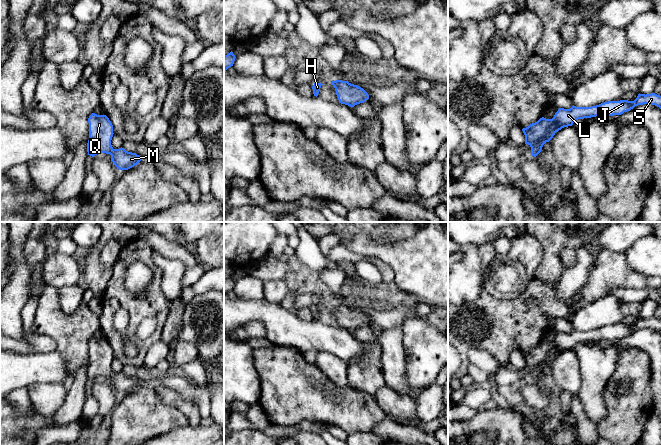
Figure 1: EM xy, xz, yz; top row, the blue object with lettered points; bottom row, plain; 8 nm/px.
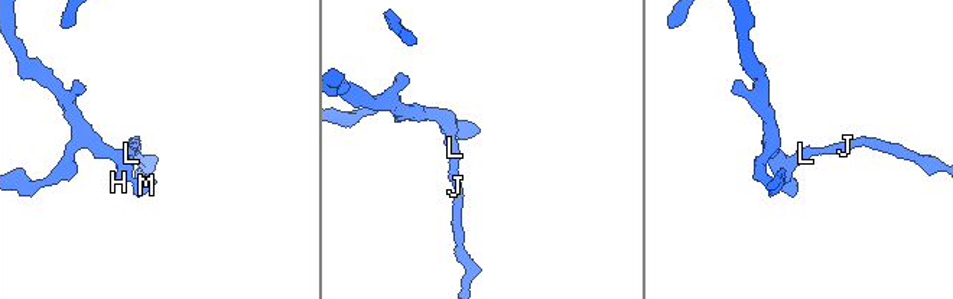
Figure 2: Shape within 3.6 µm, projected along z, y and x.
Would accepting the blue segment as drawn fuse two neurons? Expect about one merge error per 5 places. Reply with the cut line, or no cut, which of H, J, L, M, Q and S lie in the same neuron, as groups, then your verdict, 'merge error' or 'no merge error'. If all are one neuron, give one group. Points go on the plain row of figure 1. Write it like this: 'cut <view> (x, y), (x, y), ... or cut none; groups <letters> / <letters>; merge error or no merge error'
cut none; groups H J L M Q S; no merge error

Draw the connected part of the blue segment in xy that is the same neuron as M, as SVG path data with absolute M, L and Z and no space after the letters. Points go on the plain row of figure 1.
M92 337L88 342L89 364L88 379L94 381L99 377L111 379L111 385L120 394L128 394L141 385L141 380L128 376L124 372L114 373L111 369L113 349L106 339Z

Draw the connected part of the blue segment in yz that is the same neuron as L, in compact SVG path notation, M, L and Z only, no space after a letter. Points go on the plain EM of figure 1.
M655 317L638 318L634 325L608 325L591 331L576 331L570 333L559 332L552 343L540 342L537 346L523 352L525 368L531 371L531 379L536 381L543 369L549 366L556 356L564 351L572 350L578 343L591 342L601 339L621 339L635 330L651 328L661 333L661 320Z

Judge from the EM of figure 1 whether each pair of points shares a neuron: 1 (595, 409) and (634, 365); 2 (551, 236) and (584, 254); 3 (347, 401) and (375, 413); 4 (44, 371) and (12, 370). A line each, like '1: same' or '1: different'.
1: different
2: different
3: same
4: same

